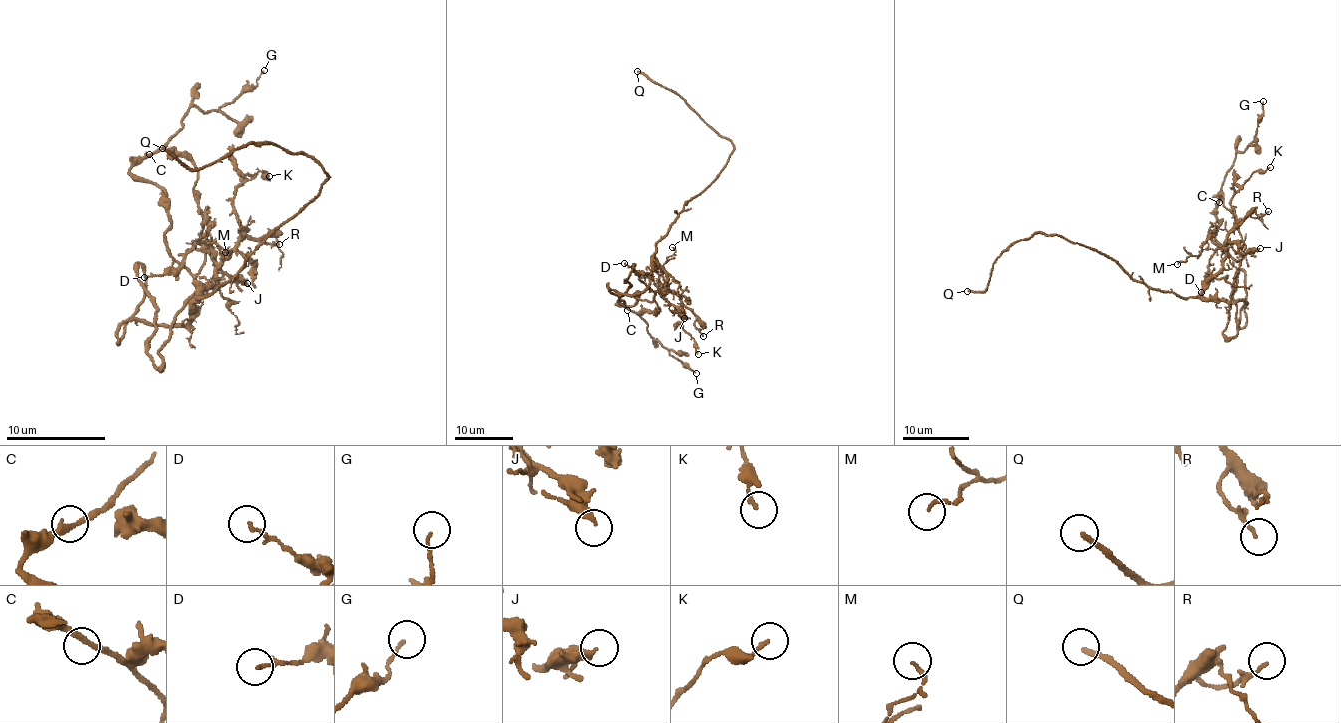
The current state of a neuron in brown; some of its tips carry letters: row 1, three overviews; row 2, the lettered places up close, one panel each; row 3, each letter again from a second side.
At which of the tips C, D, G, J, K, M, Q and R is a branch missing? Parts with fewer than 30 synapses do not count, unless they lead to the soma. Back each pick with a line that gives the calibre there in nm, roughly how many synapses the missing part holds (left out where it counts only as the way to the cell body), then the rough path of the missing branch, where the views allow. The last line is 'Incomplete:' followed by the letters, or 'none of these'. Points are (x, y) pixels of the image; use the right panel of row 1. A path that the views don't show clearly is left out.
Q: Thickness 190 nm. Course of what is missing: (967, 291), (971, 256), (968, 252), (968, 241), (973, 238)
Incomplete: Q

